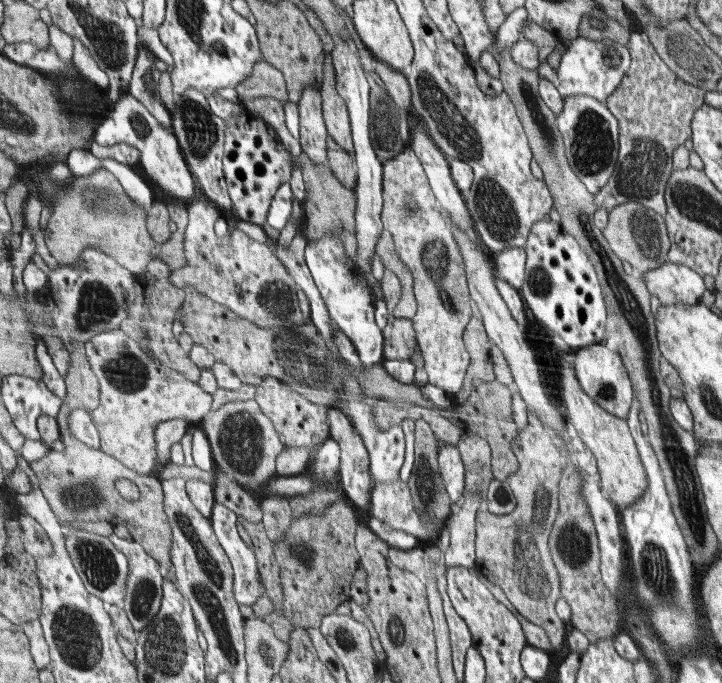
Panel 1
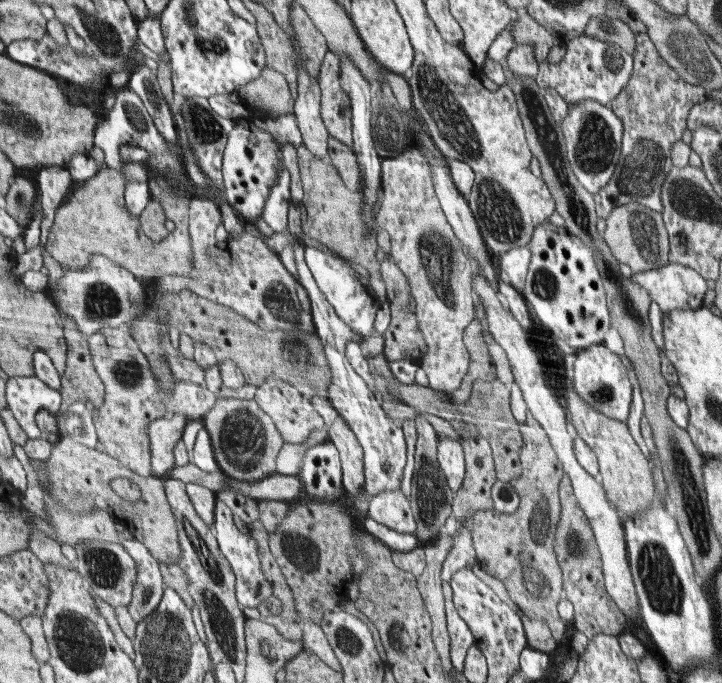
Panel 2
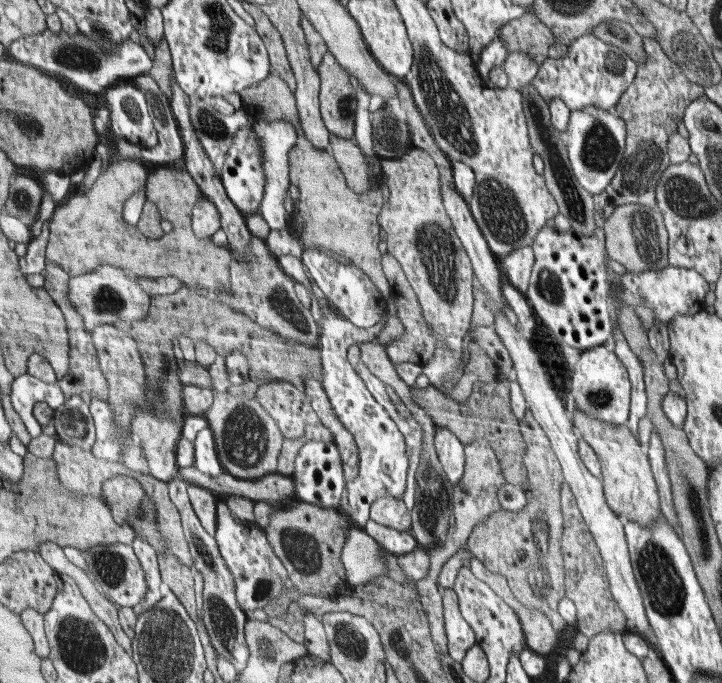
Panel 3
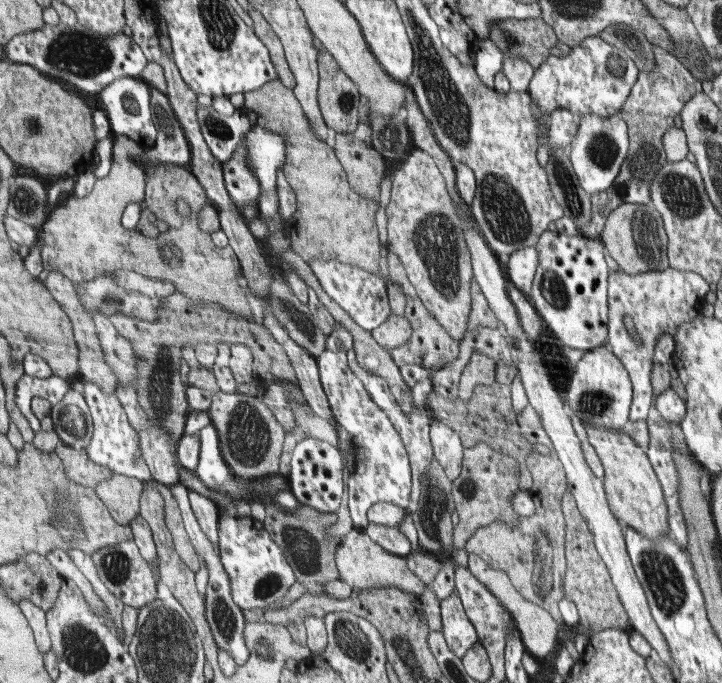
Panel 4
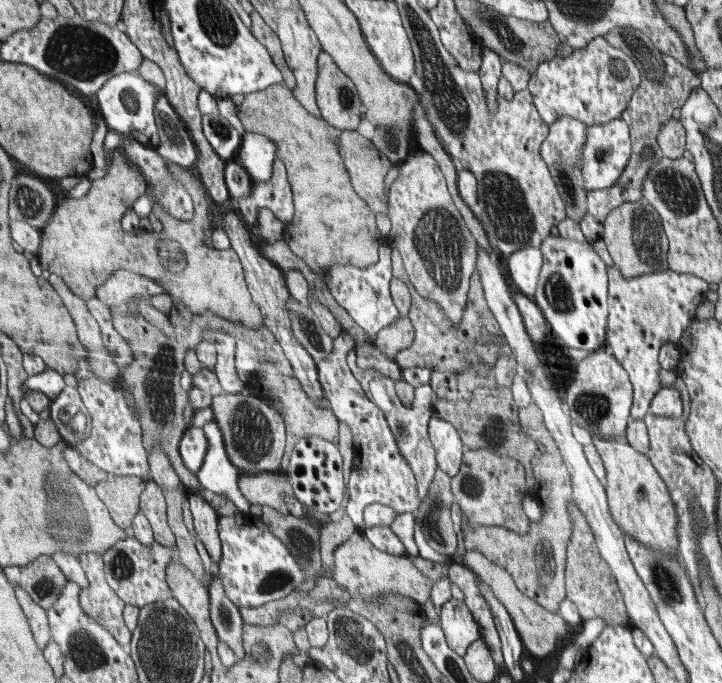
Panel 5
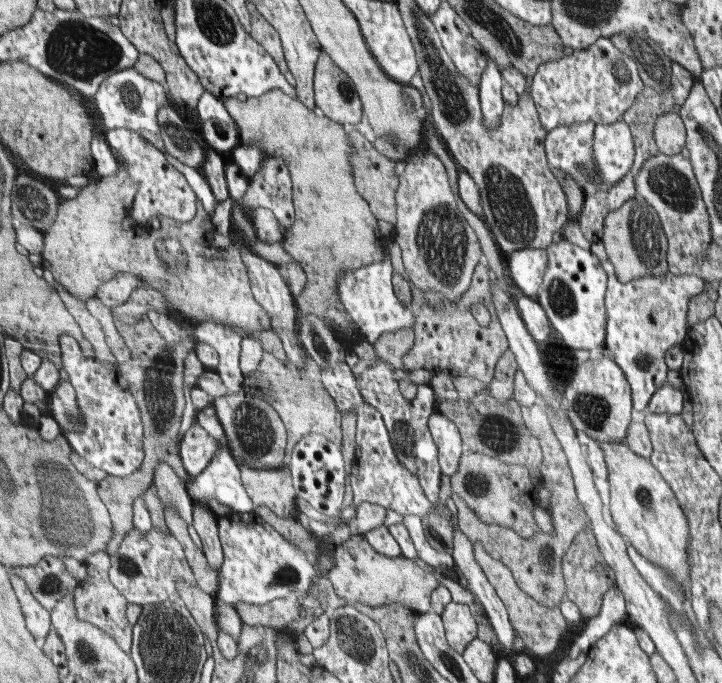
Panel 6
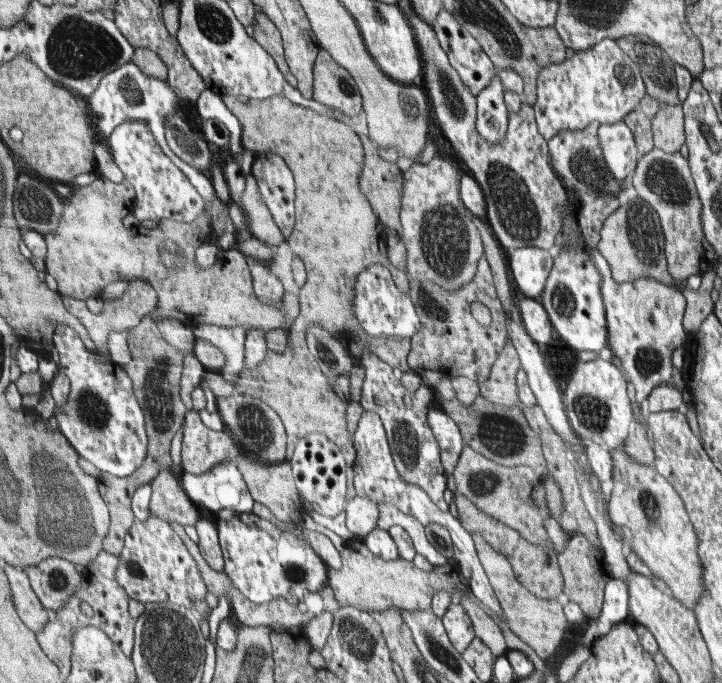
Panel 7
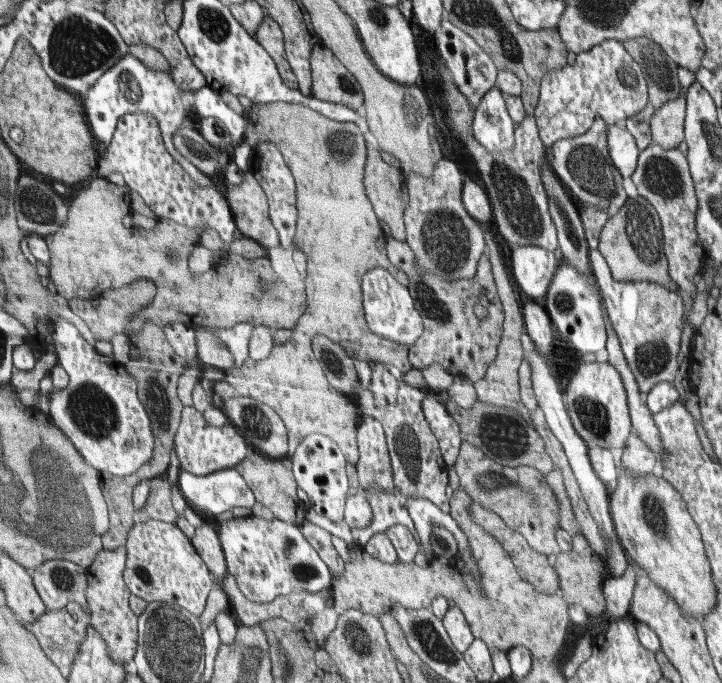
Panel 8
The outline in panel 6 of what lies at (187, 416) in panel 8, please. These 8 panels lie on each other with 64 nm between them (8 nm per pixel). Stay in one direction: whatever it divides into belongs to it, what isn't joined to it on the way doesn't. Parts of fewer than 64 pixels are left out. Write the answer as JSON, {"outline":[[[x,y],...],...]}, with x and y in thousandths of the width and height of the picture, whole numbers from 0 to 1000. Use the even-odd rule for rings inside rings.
{"outline":[[[269,616],[253,638],[247,656],[248,668],[258,691],[266,698],[284,688],[306,656],[313,654],[319,660],[313,638],[303,649],[274,616]]]}

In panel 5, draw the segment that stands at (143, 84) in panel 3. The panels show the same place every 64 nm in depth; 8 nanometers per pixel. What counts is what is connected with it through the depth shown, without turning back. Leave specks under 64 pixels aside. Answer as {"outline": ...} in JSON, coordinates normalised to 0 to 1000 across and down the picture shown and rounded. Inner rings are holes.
{"outline":[[[227,135],[219,143],[216,180],[222,201],[217,221],[237,239],[255,246],[269,243],[276,231],[276,220],[265,193],[258,190],[258,182],[247,173]]]}

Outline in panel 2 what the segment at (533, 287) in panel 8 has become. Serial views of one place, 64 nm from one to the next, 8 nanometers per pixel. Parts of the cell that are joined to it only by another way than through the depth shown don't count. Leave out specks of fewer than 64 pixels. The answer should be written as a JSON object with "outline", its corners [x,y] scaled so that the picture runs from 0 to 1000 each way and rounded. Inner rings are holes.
{"outline":[[[730,360],[709,363],[687,375],[687,392],[691,410],[705,414],[717,426],[726,423],[735,369]]]}

